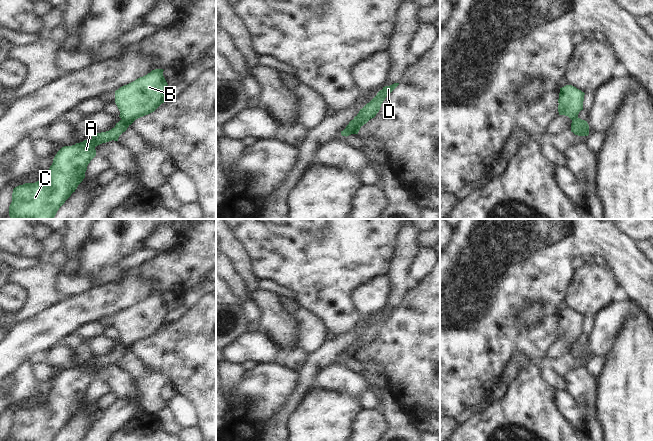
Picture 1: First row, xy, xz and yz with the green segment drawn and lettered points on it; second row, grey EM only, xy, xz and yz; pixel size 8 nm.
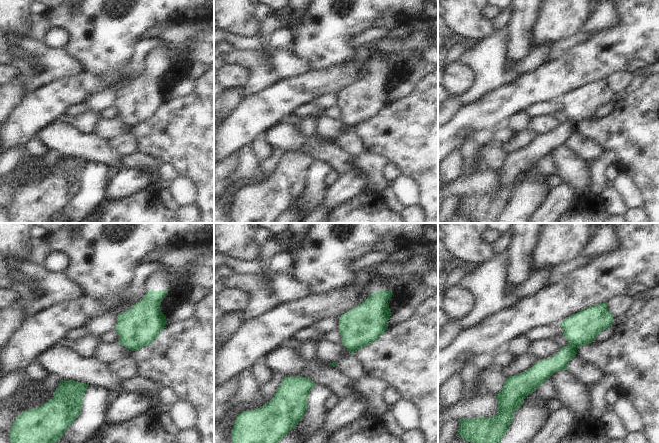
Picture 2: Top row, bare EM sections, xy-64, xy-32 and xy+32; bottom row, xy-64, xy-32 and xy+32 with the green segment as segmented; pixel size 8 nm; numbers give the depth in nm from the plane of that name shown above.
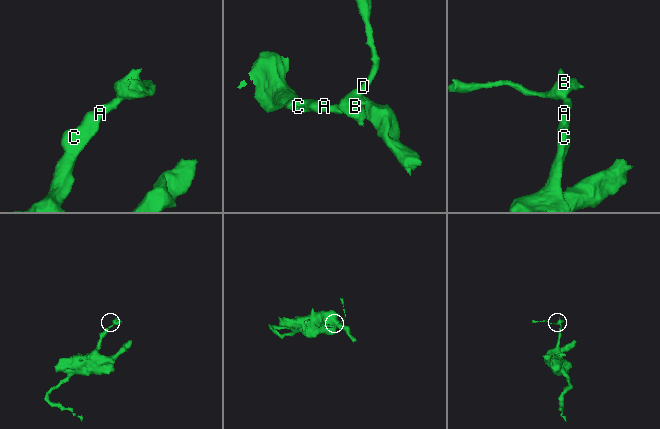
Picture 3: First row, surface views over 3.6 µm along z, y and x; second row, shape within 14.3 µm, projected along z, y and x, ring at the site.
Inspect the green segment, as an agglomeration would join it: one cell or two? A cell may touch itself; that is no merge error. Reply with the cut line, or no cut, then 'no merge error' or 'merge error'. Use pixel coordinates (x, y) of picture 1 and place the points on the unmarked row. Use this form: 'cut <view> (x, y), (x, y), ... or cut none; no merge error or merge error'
cut xy (121, 342), (129, 348); merge error

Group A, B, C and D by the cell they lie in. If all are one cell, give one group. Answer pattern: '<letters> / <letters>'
A C / B D

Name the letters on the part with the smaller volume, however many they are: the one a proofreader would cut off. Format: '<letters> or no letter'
B, D

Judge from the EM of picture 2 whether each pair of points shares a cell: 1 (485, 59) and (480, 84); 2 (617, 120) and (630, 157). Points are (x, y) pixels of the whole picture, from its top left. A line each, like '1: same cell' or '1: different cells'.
1: same cell
2: same cell

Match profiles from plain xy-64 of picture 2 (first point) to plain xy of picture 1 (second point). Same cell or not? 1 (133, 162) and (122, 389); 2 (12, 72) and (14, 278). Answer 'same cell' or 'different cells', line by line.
1: different cells
2: different cells

